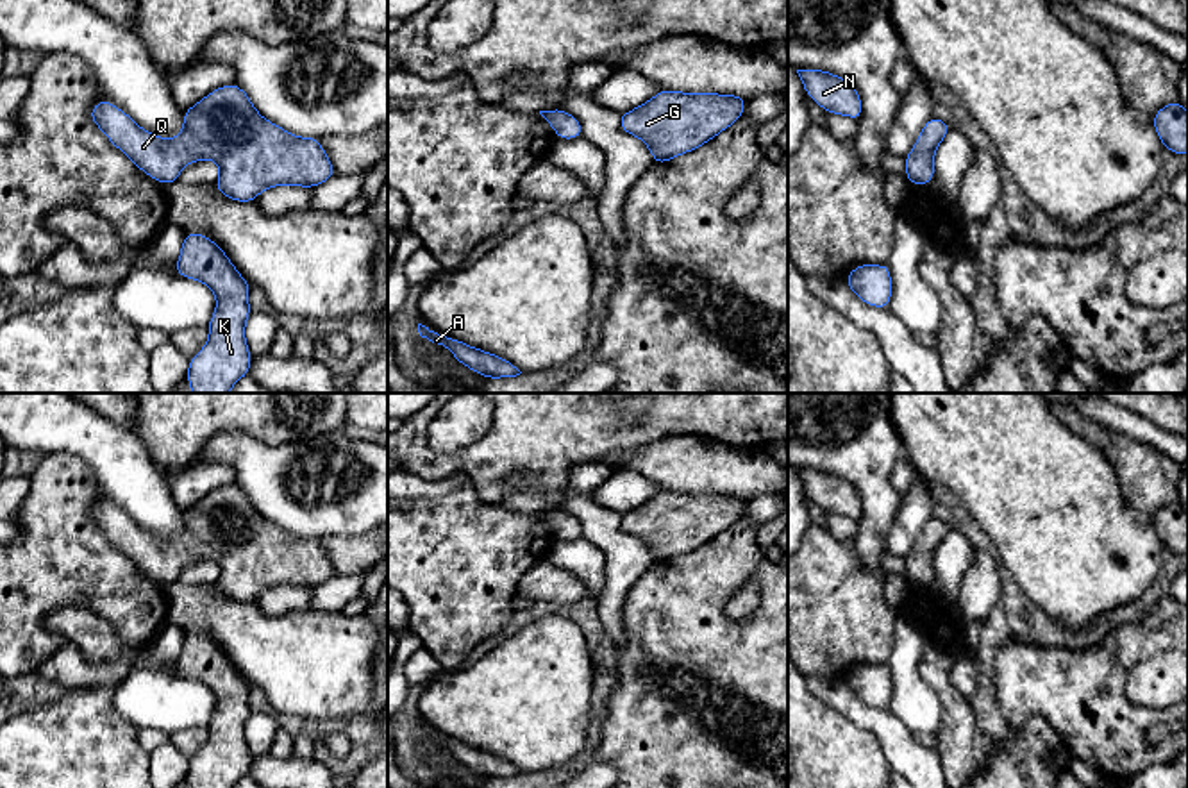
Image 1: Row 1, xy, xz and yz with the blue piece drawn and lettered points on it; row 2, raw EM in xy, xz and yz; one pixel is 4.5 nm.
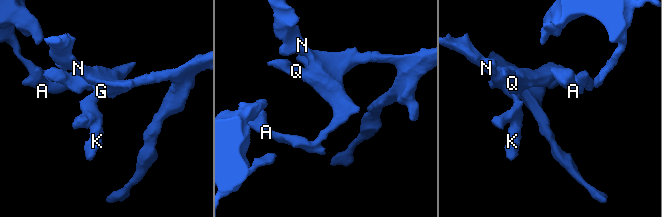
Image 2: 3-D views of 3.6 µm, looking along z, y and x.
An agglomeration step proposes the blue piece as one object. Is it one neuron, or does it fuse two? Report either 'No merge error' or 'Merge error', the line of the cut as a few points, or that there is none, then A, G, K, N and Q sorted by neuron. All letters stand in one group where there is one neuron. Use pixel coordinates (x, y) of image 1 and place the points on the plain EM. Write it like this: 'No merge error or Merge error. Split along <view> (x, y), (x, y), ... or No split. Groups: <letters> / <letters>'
No merge error. No split. Groups: A G K N Q

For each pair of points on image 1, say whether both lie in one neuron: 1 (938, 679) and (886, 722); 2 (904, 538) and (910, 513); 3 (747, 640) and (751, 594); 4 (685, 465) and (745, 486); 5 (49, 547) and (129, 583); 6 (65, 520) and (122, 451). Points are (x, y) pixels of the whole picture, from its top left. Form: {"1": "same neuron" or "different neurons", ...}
{"1": "different neurons", "2": "same neuron", "3": "different neurons", "4": "same neuron", "5": "same neuron", "6": "different neurons"}

